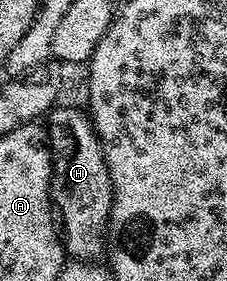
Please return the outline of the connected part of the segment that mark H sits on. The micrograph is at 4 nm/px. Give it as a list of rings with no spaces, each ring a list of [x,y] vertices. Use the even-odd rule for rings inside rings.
[[[58,106],[49,113],[48,143],[52,157],[50,198],[60,221],[63,245],[78,262],[94,262],[104,252],[104,229],[110,216],[110,175],[102,157],[102,147],[85,111]]]

